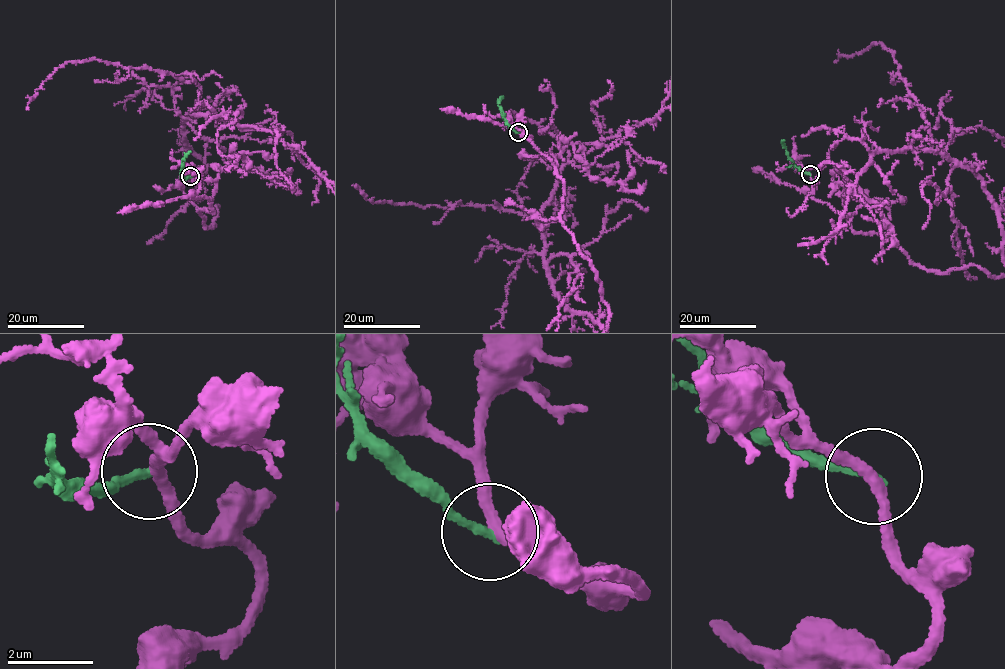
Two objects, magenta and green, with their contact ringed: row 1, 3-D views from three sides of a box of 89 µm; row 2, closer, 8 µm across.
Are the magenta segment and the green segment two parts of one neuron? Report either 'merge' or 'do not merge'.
do not merge

